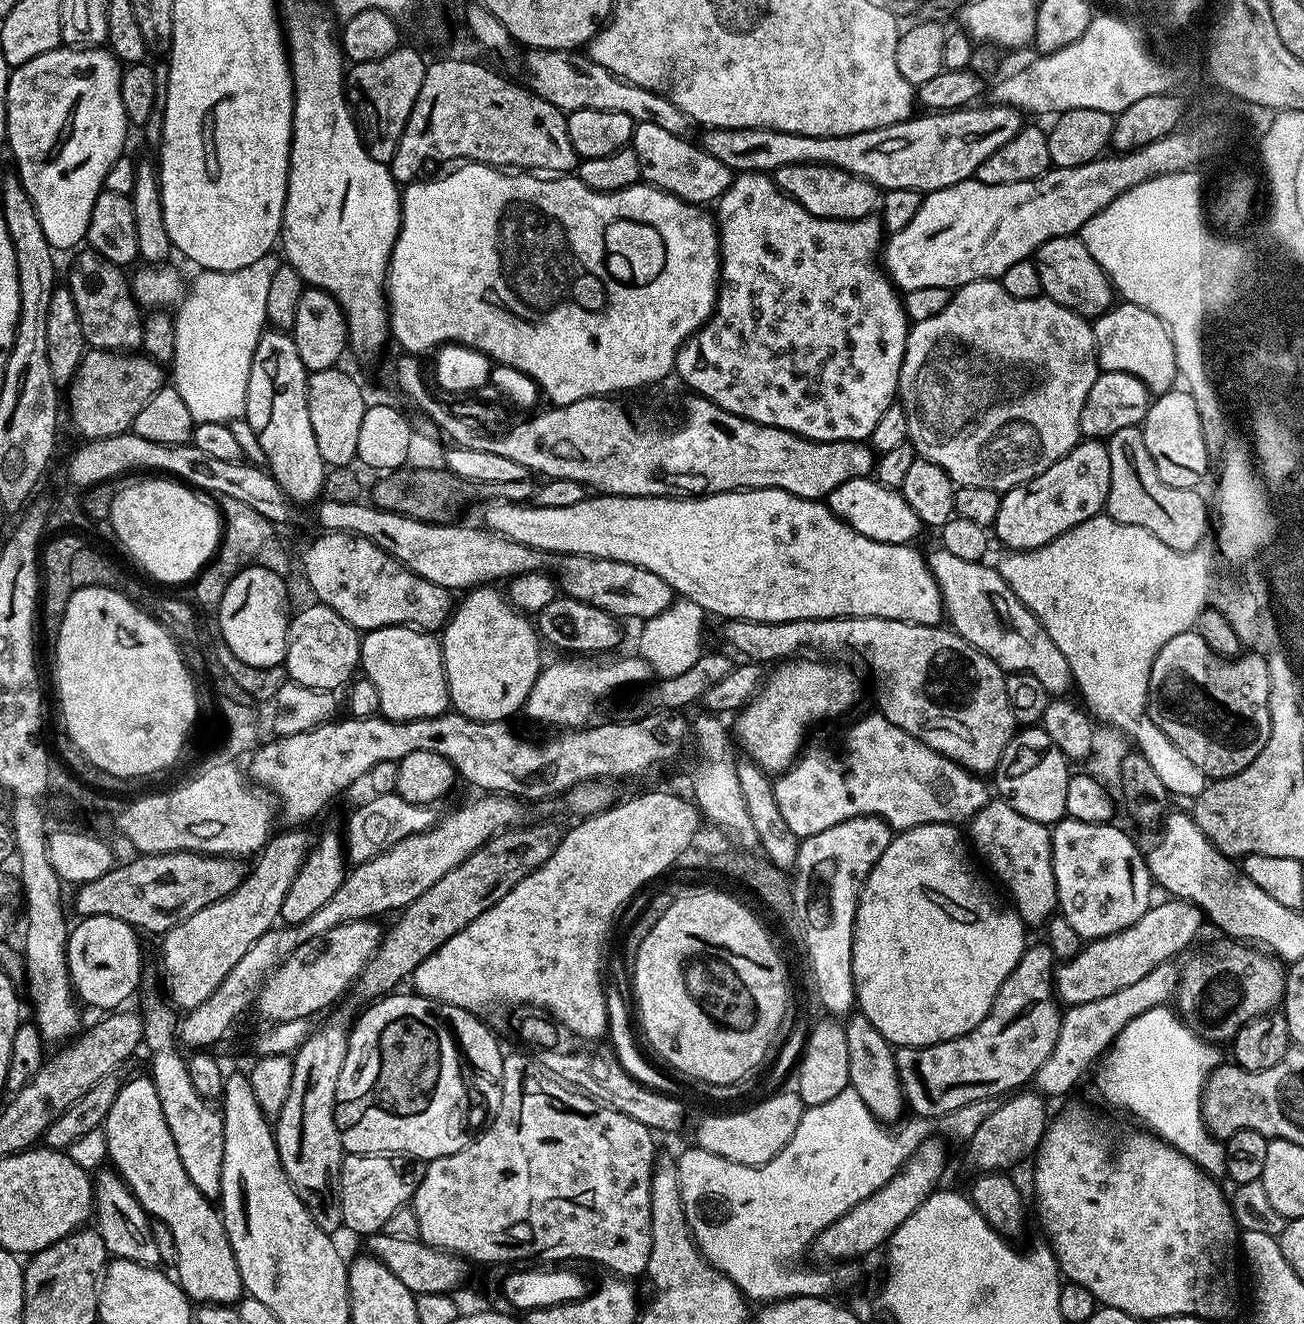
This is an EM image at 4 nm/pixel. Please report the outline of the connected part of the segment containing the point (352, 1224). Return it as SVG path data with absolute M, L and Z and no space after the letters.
M345 1155L340 1165L338 1203L342 1224L352 1232L361 1232L364 1238L379 1233L386 1218L394 1210L405 1207L416 1194L418 1172L404 1164L395 1164L391 1155L353 1156Z

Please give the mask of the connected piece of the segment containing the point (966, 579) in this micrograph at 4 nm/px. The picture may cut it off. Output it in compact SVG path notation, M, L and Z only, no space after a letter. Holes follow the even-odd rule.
M943 550L927 553L928 569L940 587L944 601L944 616L951 631L960 635L970 646L1004 669L1005 673L1034 674L1049 694L1064 692L1073 683L1072 672L1066 658L1042 626L1042 622L1010 590L1002 574L988 562L954 558ZM952 623L952 624L951 624Z

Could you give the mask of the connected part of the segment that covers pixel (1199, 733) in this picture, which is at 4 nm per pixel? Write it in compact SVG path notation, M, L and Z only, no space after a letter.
M1195 630L1183 632L1166 646L1154 658L1148 683L1148 698L1153 709L1156 708L1172 720L1170 735L1174 746L1182 750L1190 762L1208 778L1233 776L1242 771L1266 746L1270 734L1270 716L1268 714L1268 662L1263 656L1240 654L1235 658L1222 658L1210 648Z

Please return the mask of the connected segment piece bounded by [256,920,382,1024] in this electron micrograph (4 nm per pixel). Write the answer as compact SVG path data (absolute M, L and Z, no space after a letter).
M356 920L353 924L343 924L342 926L338 926L334 930L328 931L325 935L320 935L318 938L310 939L305 943L302 943L297 946L295 951L289 954L288 957L285 957L284 966L287 966L288 969L281 972L278 975L278 972L273 973L267 977L267 980L264 984L261 985L260 991L257 993L256 996L256 1010L259 1010L262 1017L268 1019L269 1023L277 1024L277 1023L284 1023L286 1021L292 1020L305 1020L311 1019L312 1015L318 1013L320 1010L324 1009L327 1004L332 1004L335 1002L336 999L339 998L340 995L343 994L344 991L347 990L348 987L355 985L357 981L359 981L364 967L368 965L368 961L373 959L376 955L376 950L380 946L380 941L382 939L382 932L381 929L375 928L375 923L372 922L365 922L363 920Z

